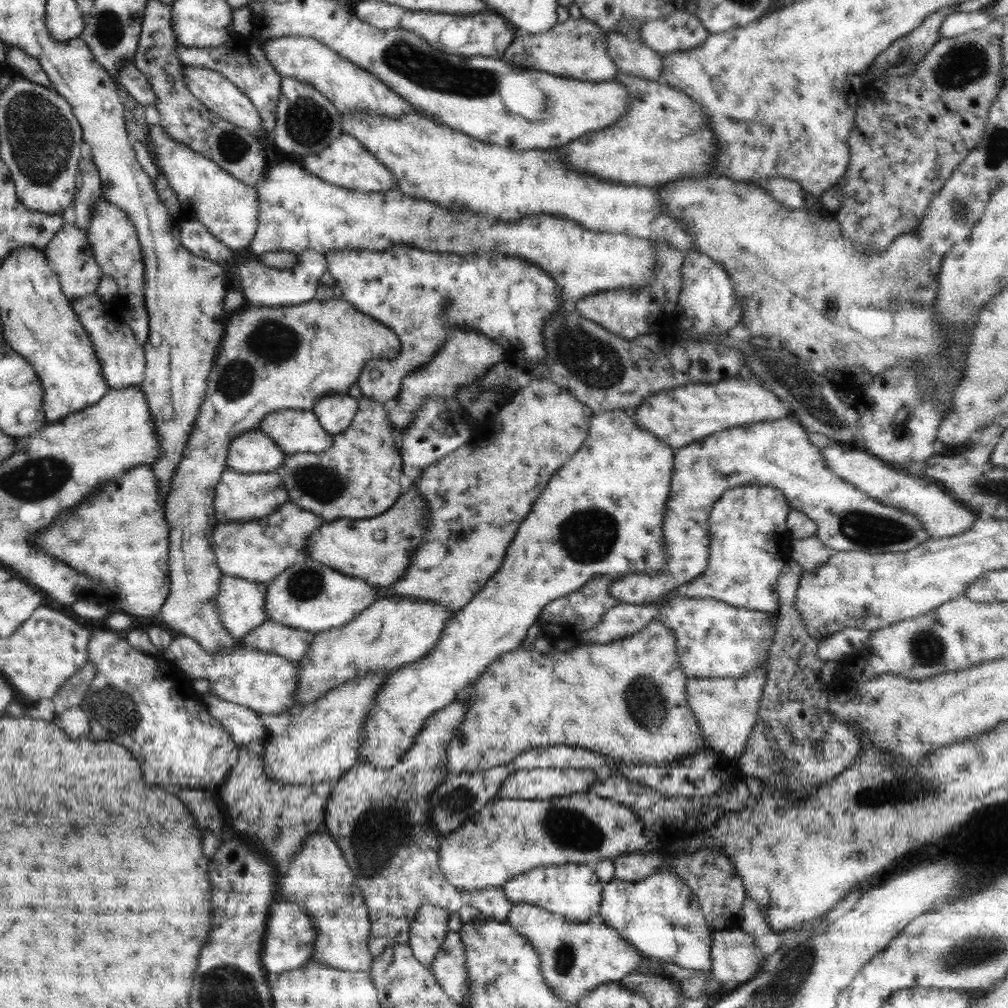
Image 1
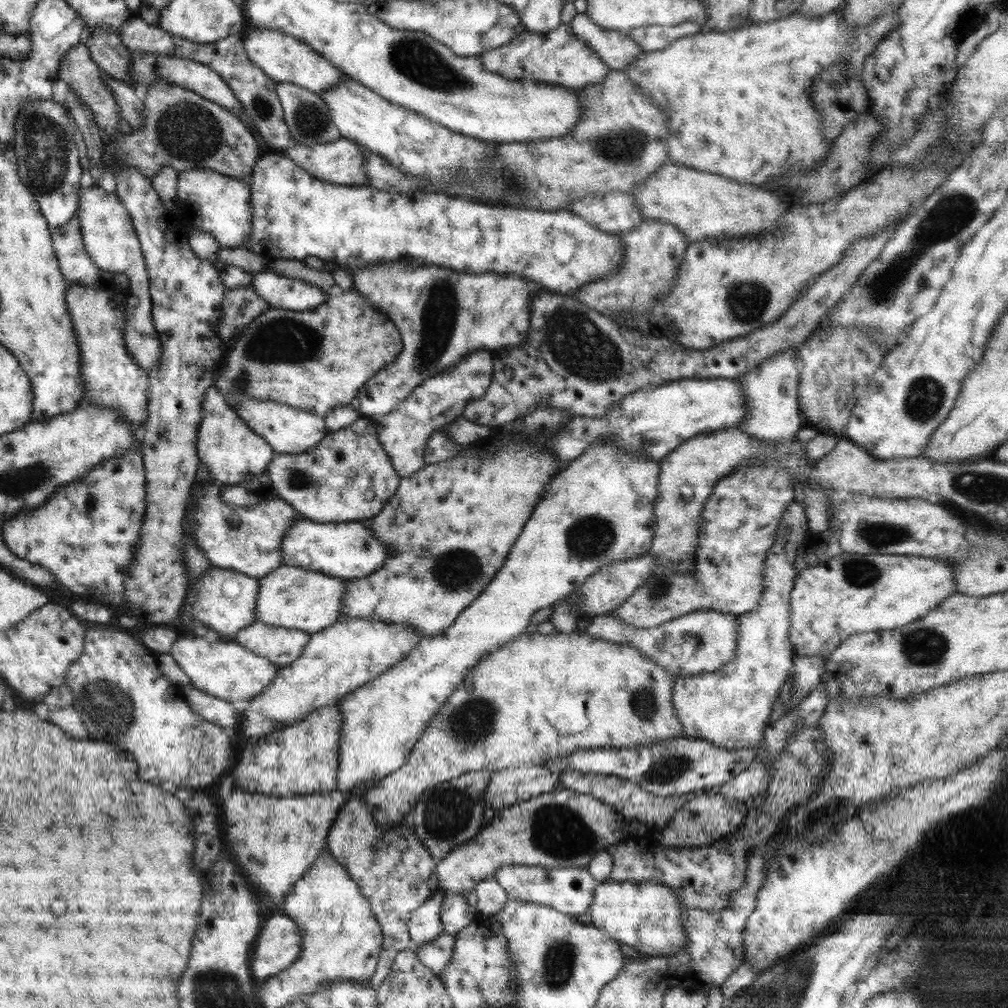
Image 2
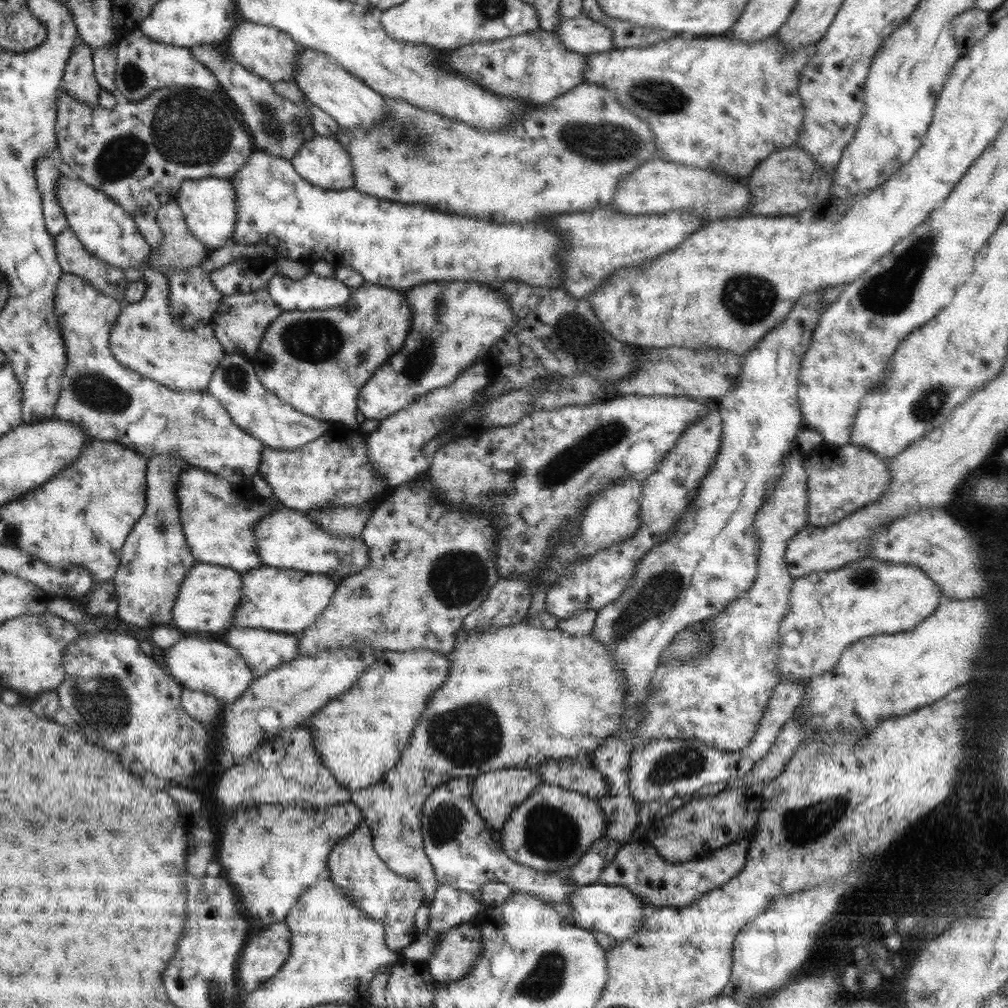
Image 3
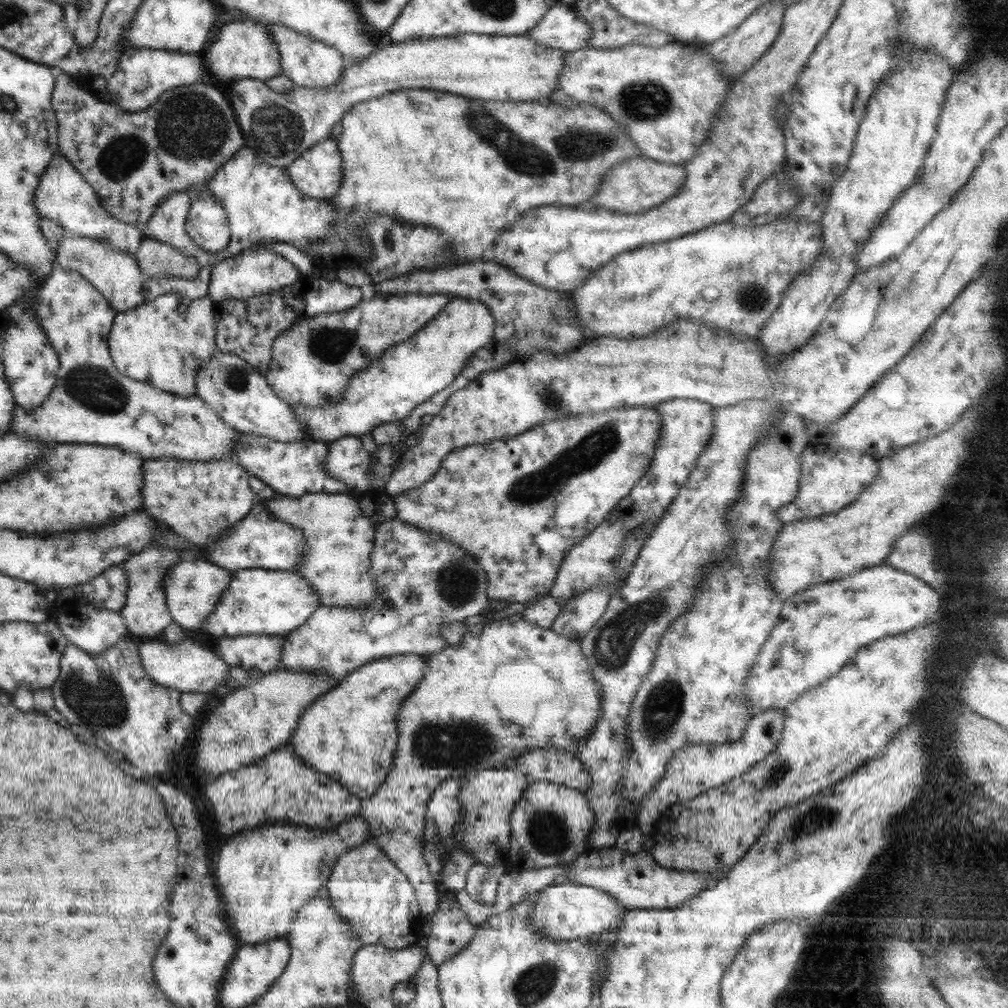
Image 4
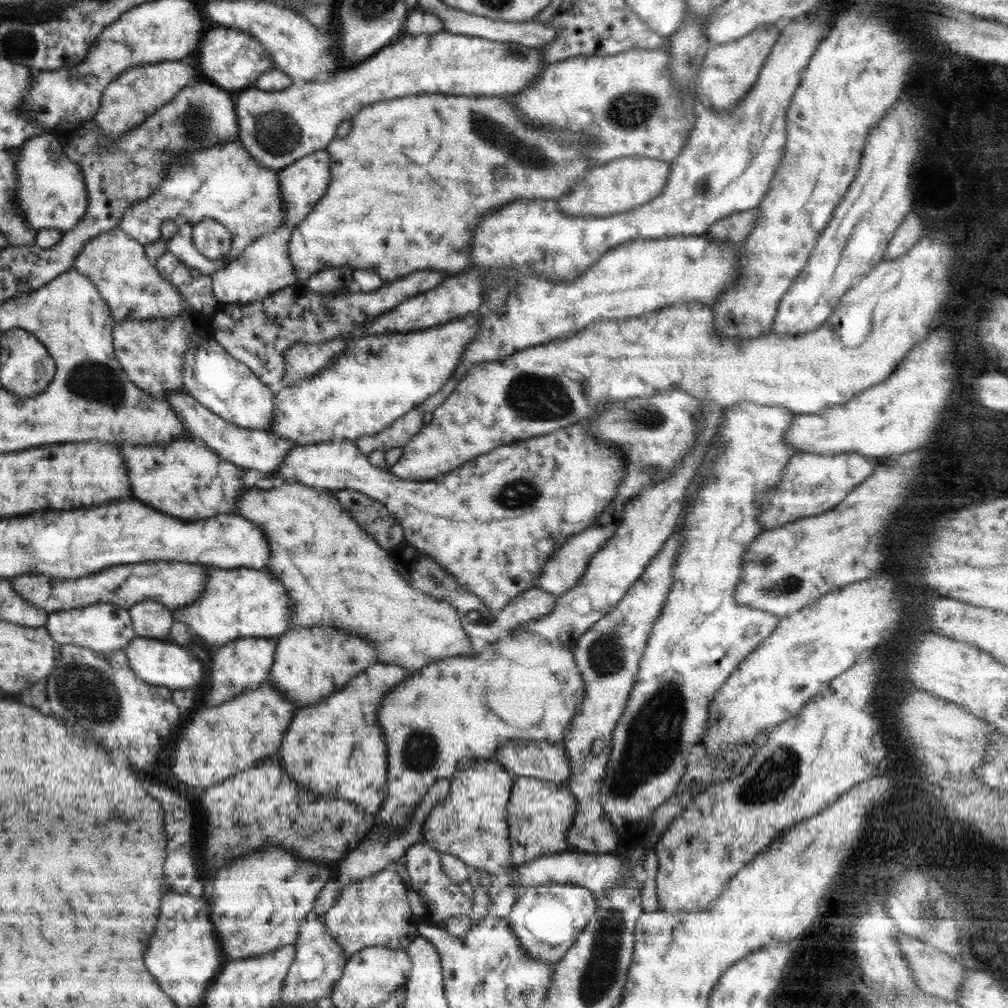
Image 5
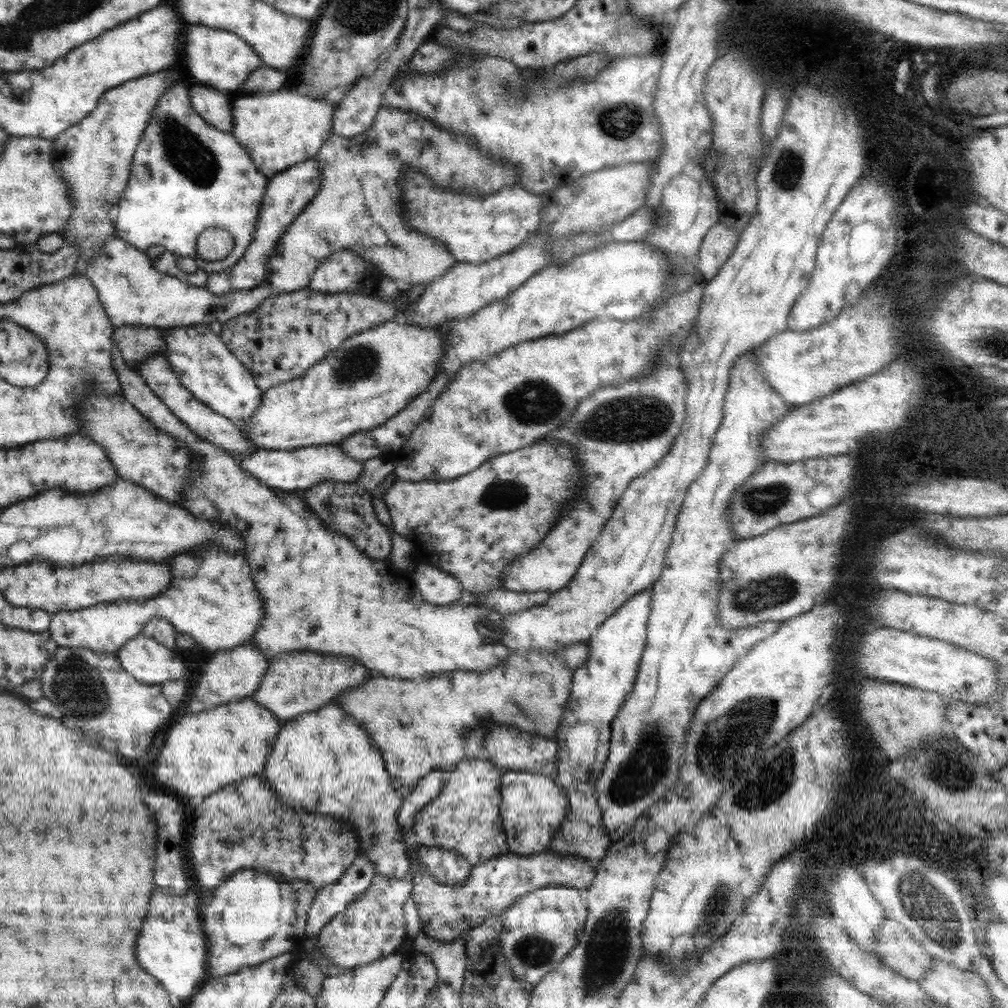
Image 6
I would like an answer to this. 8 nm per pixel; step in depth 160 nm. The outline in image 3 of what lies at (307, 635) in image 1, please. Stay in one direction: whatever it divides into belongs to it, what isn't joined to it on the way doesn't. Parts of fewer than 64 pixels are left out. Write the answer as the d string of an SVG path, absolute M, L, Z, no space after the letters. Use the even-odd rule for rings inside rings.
M230 627L225 634L225 644L241 655L254 678L299 656L297 634L237 627Z

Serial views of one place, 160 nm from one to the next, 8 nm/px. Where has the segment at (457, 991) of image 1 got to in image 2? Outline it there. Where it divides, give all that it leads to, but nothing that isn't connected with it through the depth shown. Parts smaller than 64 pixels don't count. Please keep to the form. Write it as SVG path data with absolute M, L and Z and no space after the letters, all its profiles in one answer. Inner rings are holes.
M442 932L437 938L411 948L417 960L439 978L442 970L449 964L453 945L454 935Z

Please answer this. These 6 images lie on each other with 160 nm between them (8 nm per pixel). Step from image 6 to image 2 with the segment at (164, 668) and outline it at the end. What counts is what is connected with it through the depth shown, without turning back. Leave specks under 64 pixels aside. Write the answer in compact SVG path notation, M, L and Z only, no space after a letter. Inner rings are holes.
M178 637L167 653L190 680L193 688L228 702L238 712L245 710L250 700L269 686L278 673L278 668L265 658L225 638L207 642L203 637Z

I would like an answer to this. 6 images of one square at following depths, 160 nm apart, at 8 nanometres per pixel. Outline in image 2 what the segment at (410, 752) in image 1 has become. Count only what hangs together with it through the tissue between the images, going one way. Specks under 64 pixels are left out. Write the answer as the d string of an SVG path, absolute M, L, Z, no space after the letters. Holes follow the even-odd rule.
M357 785L346 792L344 805L328 828L325 850L341 865L349 878L358 886L359 892L367 899L369 908L379 923L381 948L376 967L367 984L373 989L384 981L389 974L393 957L397 952L411 946L406 921L412 910L421 906L435 892L447 893L437 884L436 863L422 845L422 842L410 831L405 820L394 822L394 827L382 829L369 814L368 806L362 800L364 790L369 786Z

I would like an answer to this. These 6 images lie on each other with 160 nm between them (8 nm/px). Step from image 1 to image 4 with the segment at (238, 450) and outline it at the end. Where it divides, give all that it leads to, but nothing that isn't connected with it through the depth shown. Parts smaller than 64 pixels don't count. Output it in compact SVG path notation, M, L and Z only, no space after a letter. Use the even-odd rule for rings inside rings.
M54 261L30 304L30 311L57 353L58 371L54 386L39 406L33 410L23 410L17 404L14 406L9 432L46 444L81 443L117 447L142 459L167 457L207 462L231 458L238 432L229 428L197 395L166 393L149 383L134 381L115 368L108 353L107 339L117 314L79 273L65 270Z

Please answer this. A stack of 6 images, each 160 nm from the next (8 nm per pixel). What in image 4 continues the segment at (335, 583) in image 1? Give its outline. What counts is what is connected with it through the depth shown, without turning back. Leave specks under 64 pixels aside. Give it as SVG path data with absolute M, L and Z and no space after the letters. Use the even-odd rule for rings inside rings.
M233 571L221 599L214 605L202 629L211 636L211 640L241 635L271 635L283 638L301 626L317 607L318 599L307 583L293 571Z

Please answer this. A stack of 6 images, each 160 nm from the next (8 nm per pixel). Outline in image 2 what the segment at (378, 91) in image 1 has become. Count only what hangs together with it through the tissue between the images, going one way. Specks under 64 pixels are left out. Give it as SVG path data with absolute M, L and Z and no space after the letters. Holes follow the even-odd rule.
M248 27L243 31L241 44L247 59L275 84L290 83L320 95L333 84L337 85L344 76L299 39L278 30Z

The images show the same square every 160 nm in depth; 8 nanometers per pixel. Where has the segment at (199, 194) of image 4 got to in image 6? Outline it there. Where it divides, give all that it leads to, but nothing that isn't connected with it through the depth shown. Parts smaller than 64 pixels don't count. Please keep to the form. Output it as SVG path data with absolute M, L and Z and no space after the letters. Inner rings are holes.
M205 228L196 238L196 254L206 261L217 261L225 258L234 242L232 236L223 229Z

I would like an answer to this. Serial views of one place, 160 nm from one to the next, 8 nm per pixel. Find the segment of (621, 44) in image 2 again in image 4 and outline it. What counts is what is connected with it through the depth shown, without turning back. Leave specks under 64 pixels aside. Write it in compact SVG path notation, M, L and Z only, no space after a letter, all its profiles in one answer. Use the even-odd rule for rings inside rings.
M559 3L551 6L537 24L521 35L547 49L567 53L587 45L590 28L571 8Z

